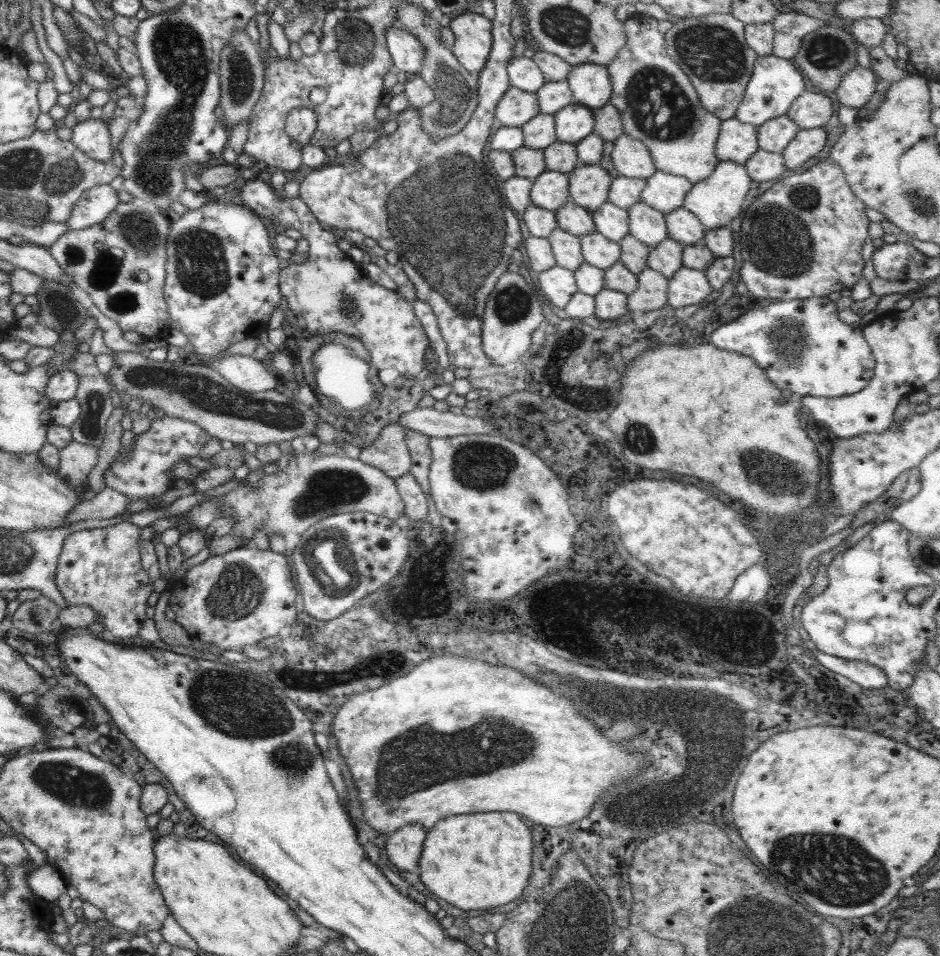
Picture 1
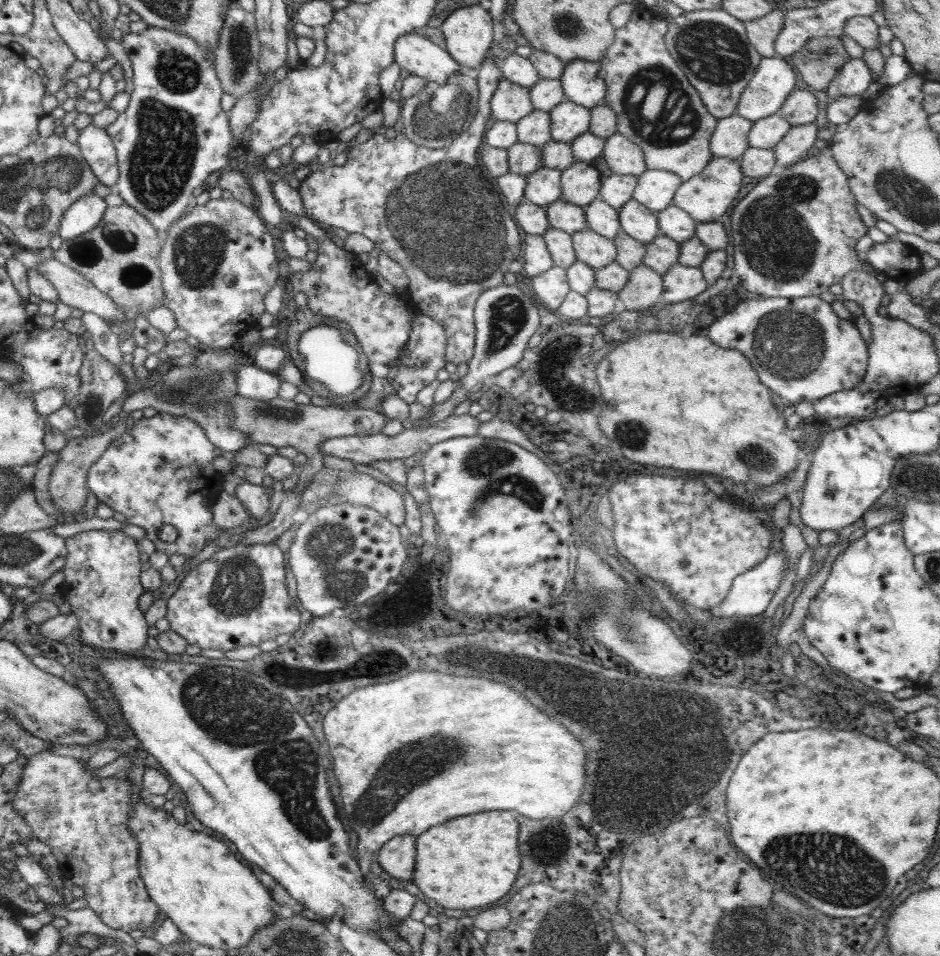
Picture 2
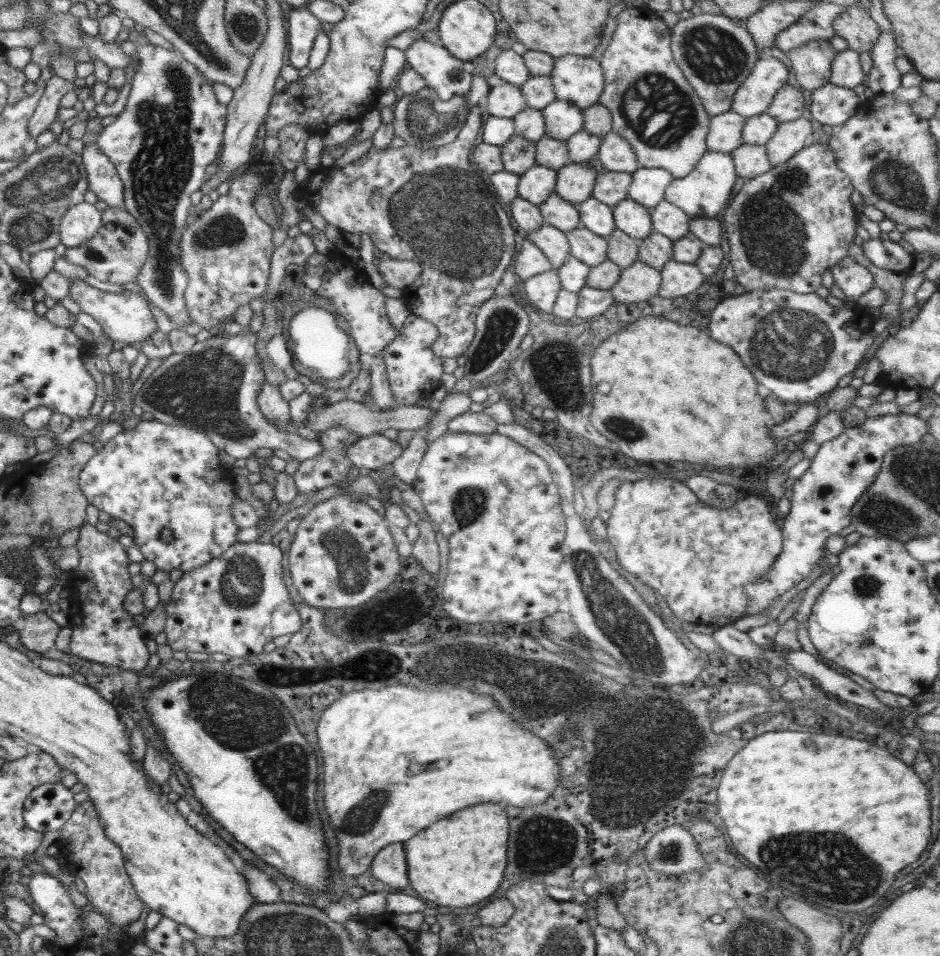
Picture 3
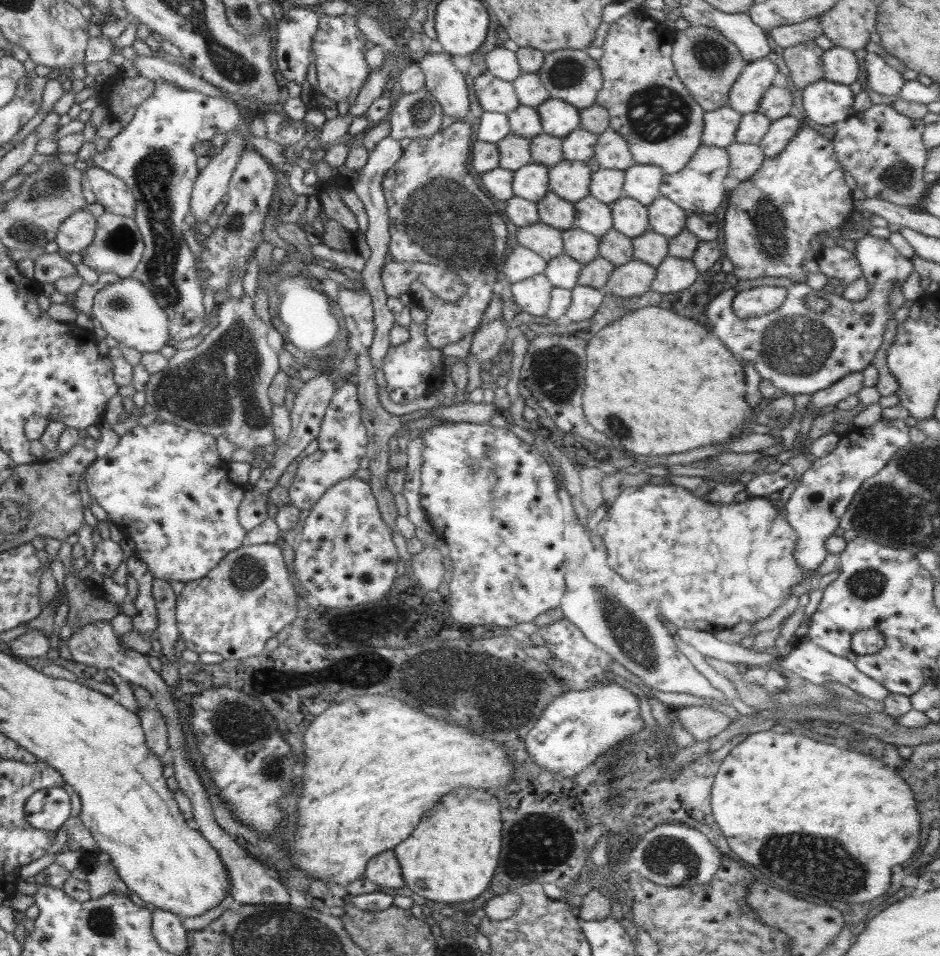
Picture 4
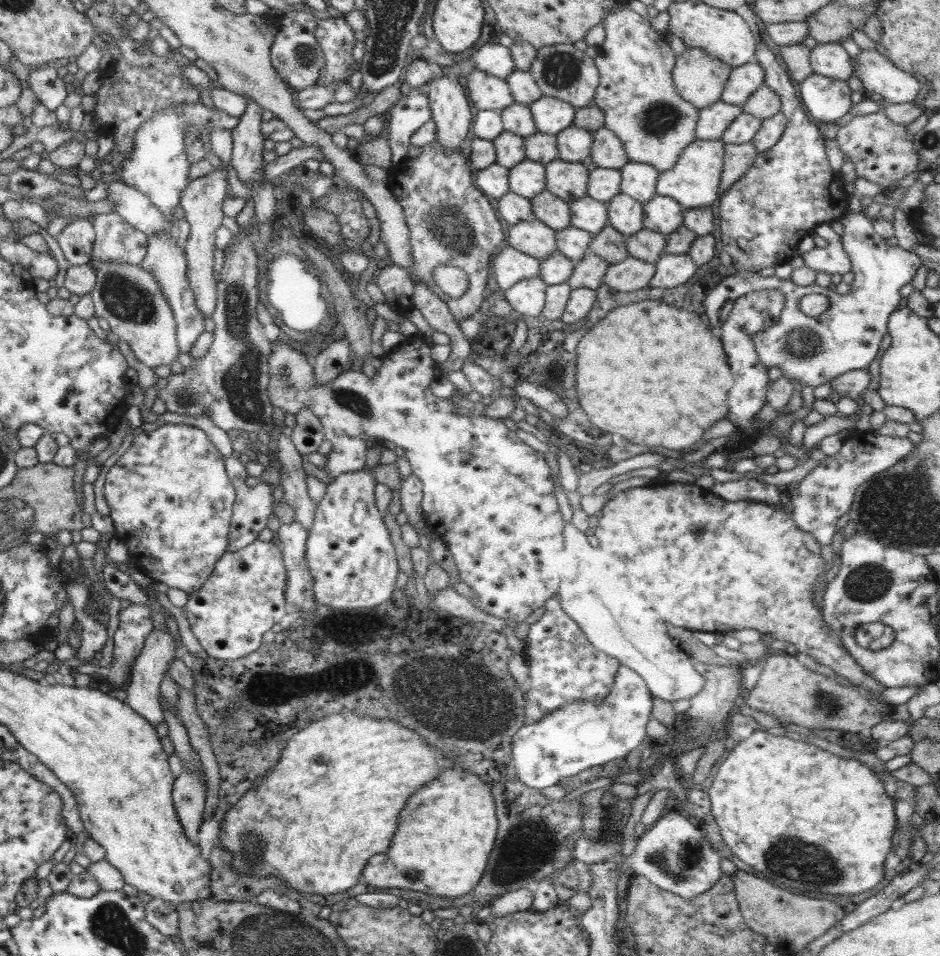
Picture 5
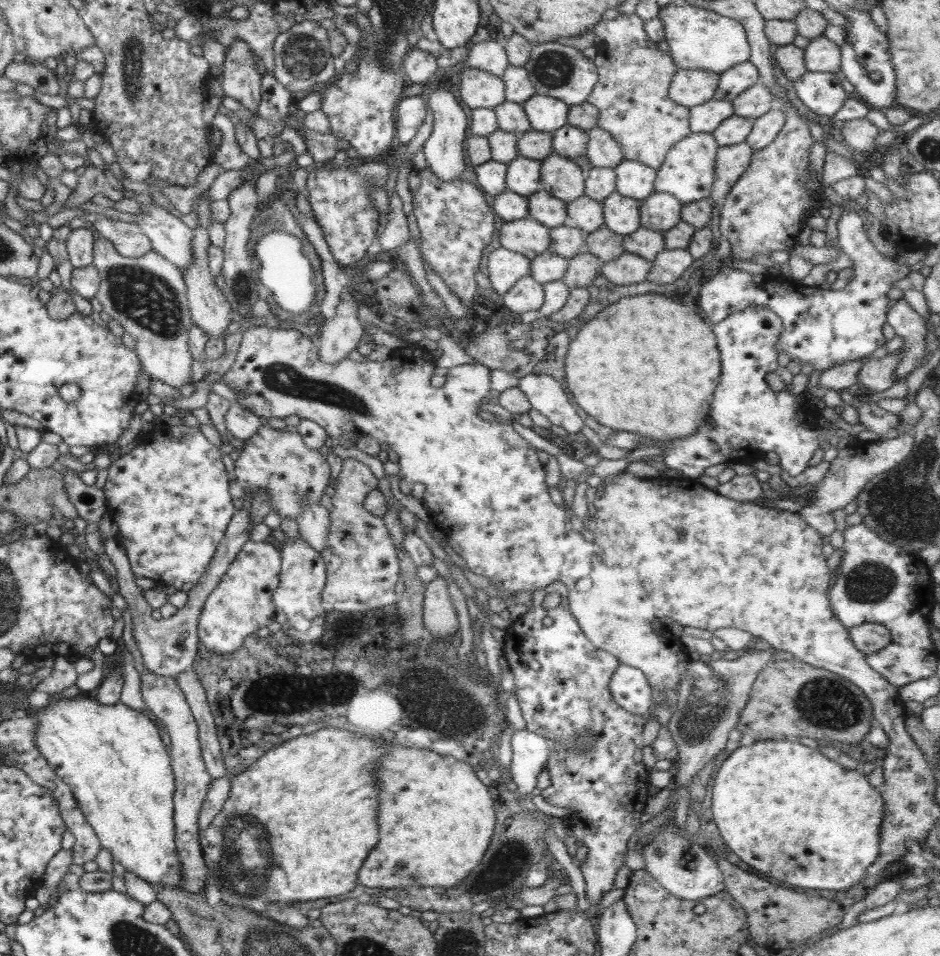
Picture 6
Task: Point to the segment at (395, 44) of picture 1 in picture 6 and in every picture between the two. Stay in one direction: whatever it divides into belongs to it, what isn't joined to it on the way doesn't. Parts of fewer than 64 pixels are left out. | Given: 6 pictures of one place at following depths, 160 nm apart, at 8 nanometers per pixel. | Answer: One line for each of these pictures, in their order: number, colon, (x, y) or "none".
2: (417, 55)
3: (445, 73)
4: (443, 80)
5: (450, 110)
6: (444, 151)

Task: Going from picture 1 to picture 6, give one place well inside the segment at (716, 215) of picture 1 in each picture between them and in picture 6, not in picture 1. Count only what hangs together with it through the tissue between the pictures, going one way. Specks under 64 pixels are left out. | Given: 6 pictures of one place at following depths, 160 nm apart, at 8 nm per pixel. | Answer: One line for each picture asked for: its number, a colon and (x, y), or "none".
2: (707, 196)
3: (704, 193)
4: (699, 187)
5: (694, 181)
6: (687, 173)

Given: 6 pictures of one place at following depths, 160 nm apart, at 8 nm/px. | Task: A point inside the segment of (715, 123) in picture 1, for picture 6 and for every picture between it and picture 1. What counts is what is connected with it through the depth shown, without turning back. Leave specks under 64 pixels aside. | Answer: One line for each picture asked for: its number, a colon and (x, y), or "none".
2: (674, 133)
3: (652, 105)
4: (648, 104)
5: (636, 91)
6: (632, 91)

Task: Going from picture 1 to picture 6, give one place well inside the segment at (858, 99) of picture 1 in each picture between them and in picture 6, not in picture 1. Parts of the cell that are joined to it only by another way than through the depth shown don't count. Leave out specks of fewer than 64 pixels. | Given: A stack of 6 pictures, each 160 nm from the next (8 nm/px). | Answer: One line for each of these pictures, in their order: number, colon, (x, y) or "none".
2: (854, 77)
3: (846, 71)
4: (840, 65)
5: (830, 59)
6: (821, 55)

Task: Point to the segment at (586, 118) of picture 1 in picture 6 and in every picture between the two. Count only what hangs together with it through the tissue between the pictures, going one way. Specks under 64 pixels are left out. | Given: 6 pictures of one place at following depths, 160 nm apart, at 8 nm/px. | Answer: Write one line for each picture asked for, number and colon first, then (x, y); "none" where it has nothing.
2: (568, 120)
3: (562, 119)
4: (558, 118)
5: (551, 115)
6: (546, 114)

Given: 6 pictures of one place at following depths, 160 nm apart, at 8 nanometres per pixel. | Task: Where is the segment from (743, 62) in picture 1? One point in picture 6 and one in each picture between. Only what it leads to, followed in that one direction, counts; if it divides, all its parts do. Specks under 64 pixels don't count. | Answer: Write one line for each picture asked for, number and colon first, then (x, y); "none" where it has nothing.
2: (712, 47)
3: (716, 55)
4: (708, 64)
5: (699, 78)
6: (690, 86)

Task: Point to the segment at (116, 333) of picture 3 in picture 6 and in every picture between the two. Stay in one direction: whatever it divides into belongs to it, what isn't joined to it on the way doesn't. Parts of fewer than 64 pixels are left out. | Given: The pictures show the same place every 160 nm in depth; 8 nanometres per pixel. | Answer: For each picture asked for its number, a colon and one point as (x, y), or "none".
4: (126, 310)
5: (131, 300)
6: (147, 295)

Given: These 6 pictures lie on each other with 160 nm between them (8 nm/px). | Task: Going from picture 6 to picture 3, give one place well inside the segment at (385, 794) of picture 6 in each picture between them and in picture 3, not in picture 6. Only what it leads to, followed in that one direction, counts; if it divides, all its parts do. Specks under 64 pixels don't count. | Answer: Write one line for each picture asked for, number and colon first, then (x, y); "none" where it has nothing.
3: (458, 861)
4: (450, 857)
5: (446, 831)

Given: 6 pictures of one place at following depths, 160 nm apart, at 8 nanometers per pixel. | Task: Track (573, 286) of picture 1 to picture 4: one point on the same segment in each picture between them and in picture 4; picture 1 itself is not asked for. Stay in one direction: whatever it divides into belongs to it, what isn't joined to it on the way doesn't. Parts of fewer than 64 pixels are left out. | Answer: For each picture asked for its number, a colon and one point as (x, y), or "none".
2: (550, 288)
3: (542, 289)
4: (533, 295)

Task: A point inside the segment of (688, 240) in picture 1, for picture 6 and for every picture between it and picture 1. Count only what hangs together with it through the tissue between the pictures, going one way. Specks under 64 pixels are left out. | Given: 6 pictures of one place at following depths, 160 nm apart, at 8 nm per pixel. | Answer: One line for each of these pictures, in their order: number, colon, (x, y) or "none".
2: (673, 222)
3: (667, 219)
4: (665, 217)
5: (662, 214)
6: (660, 211)

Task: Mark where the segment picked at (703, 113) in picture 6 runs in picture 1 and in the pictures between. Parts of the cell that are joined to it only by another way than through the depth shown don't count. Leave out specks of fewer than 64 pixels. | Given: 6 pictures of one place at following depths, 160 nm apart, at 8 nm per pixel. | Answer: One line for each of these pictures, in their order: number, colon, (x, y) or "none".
1: (737, 141)
2: (730, 137)
3: (725, 130)
4: (720, 125)
5: (712, 121)

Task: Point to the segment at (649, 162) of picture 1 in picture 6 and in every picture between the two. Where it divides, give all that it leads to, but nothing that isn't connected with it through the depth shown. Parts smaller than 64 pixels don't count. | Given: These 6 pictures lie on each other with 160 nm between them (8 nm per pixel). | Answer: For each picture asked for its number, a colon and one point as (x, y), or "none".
2: (624, 157)
3: (616, 154)
4: (611, 151)
5: (607, 151)
6: (603, 151)

